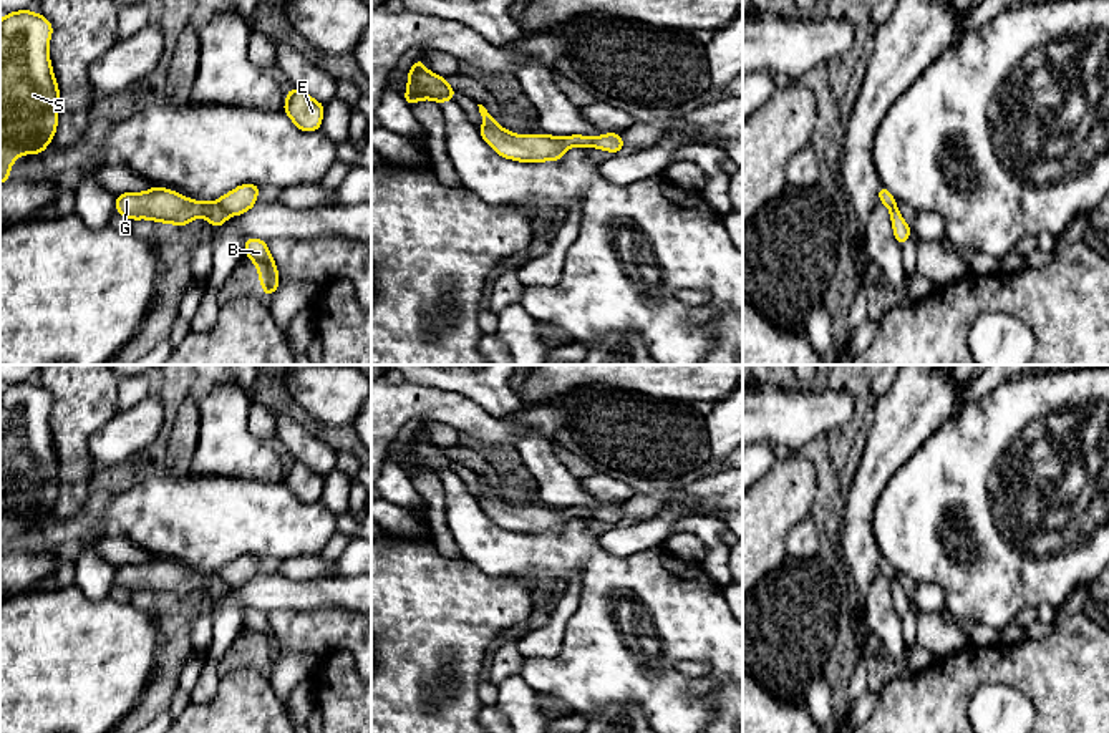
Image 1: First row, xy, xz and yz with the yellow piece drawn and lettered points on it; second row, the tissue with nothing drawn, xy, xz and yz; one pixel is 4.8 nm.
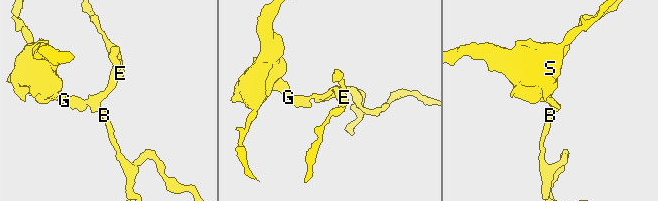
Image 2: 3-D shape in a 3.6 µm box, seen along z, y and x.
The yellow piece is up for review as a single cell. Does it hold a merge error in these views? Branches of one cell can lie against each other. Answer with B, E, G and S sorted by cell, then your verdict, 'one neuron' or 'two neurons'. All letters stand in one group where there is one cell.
groups B E / G S; two neurons

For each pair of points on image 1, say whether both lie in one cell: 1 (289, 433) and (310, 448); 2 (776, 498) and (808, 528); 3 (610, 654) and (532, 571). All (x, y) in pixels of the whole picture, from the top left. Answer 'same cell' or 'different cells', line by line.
1: same cell
2: different cells
3: same cell

